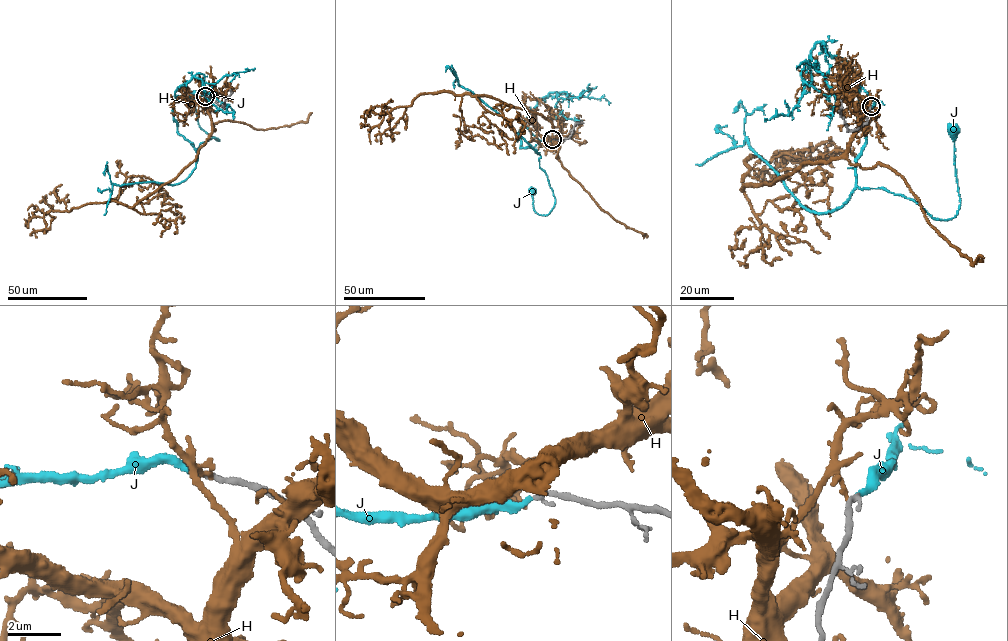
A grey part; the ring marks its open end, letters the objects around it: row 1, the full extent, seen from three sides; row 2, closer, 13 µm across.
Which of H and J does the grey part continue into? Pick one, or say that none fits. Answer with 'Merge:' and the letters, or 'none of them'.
Merge: J

